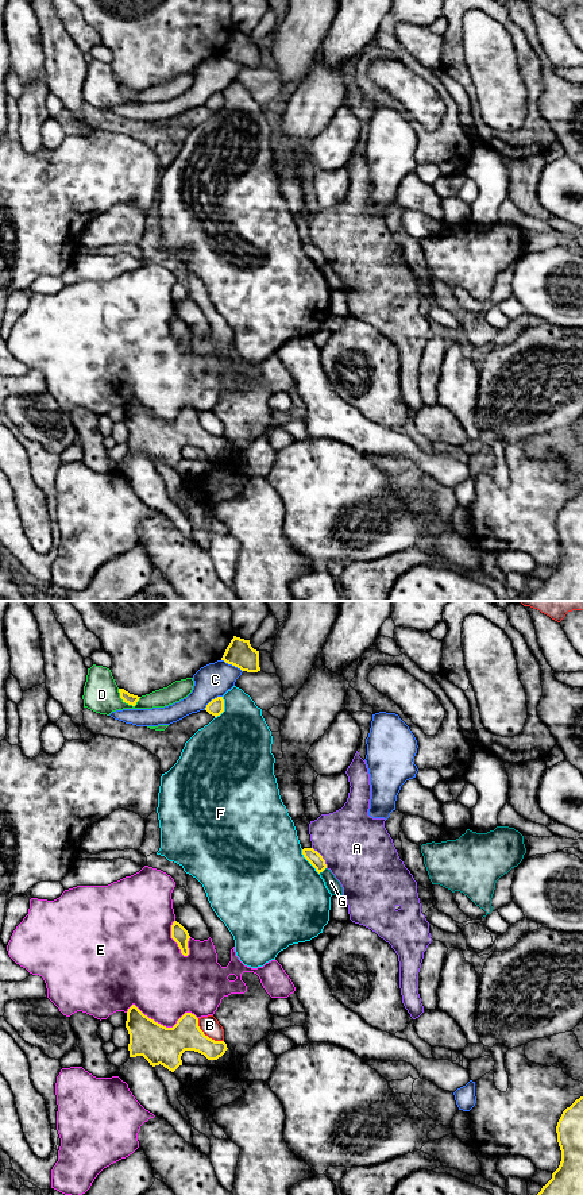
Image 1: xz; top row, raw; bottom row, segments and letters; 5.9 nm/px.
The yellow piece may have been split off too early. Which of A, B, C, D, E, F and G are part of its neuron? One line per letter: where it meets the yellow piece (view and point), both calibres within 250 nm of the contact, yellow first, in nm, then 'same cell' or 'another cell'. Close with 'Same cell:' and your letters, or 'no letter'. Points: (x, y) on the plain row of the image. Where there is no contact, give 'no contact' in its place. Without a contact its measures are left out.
A: xz (321, 253) | 80/400 nm | another cell
B: xz (207, 431) | 220/110 nm | another cell
C: xz (232, 60) | 160/200 nm | another cell
D: xz (127, 97) | 70/220 nm | another cell
E: xz (162, 420) | 220/420 nm | another cell
F: xz (308, 255) | 80/500 nm | another cell
G: xz (321, 266) | 80/80 nm | another cell
Same cell: no letter

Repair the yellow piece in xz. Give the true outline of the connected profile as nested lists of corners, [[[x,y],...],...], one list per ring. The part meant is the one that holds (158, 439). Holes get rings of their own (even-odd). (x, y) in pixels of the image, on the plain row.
[[[132,400],[127,406],[126,423],[130,429],[130,452],[143,451],[150,460],[161,459],[171,467],[182,460],[181,451],[185,446],[217,455],[228,444],[224,436],[205,431],[198,413],[192,408],[185,408],[173,423],[166,423]]]

